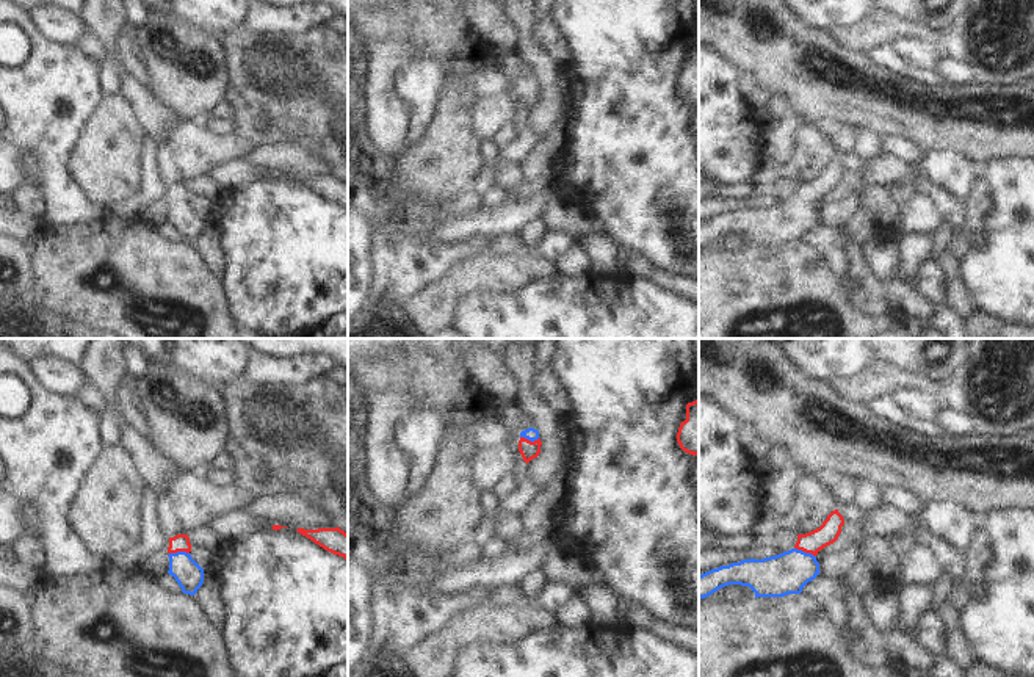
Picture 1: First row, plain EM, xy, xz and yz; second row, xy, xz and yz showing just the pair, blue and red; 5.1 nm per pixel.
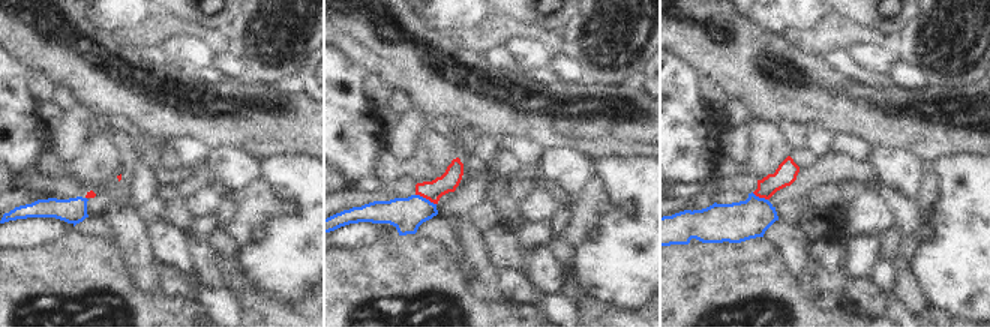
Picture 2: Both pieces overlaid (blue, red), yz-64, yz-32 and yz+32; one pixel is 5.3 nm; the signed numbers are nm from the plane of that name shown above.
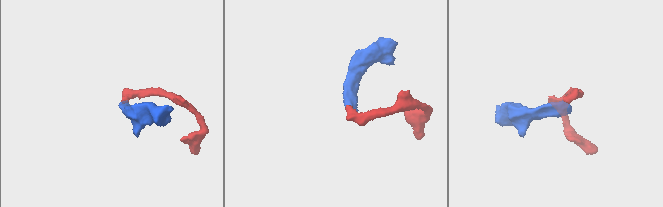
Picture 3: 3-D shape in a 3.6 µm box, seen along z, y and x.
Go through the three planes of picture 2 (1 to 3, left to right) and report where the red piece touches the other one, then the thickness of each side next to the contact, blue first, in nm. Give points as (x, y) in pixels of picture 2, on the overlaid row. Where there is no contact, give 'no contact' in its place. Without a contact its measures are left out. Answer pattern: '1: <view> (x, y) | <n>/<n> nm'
1: no contact
2: yz-32 (425, 198) | 180/110 nm
3: yz+32 (758, 197) | 220/120 nm

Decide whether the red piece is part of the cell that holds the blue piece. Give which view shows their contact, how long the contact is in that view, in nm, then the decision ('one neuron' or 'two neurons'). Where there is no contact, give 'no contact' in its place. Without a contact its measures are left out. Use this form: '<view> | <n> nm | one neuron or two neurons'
yz | 120 nm | one neuron

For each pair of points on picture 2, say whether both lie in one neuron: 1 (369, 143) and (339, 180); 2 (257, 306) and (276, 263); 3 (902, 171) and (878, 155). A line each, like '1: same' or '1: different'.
1: different
2: different
3: same

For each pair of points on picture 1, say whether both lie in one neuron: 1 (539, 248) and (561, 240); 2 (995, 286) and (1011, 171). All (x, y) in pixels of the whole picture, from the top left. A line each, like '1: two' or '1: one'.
1: one
2: one

